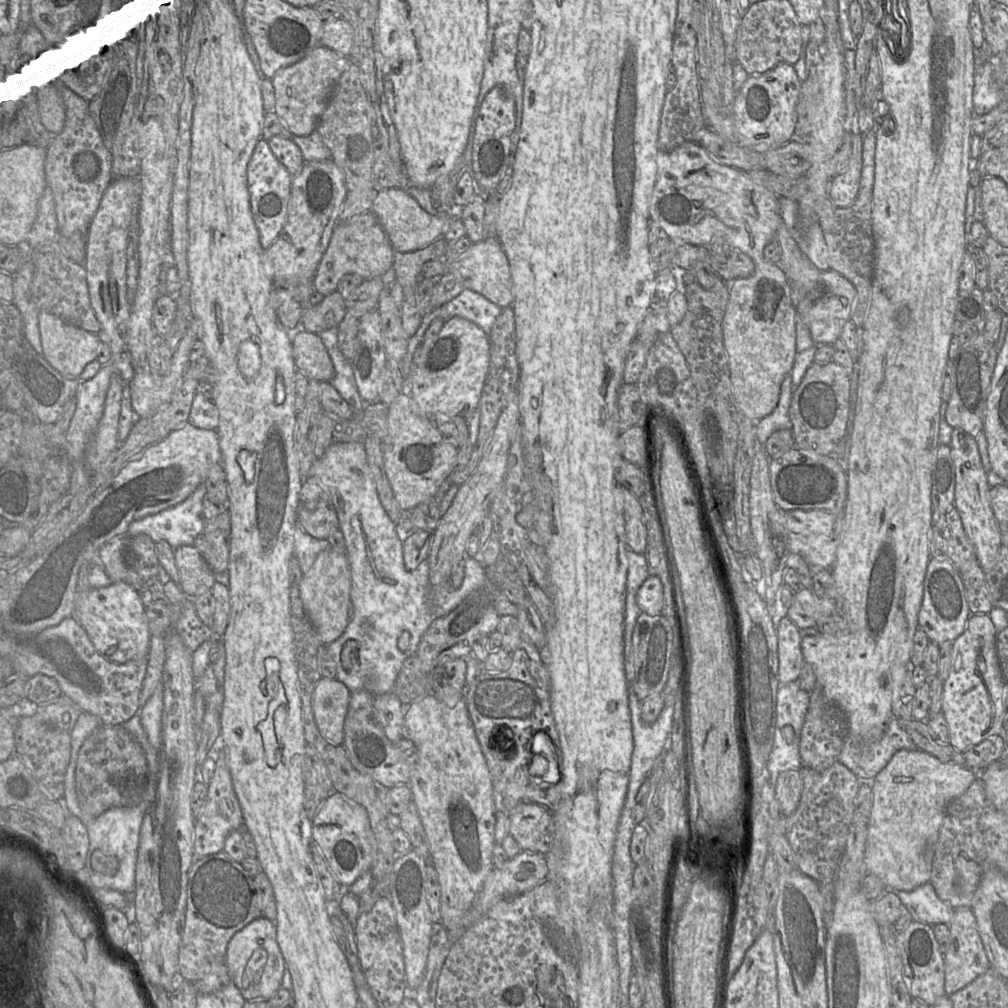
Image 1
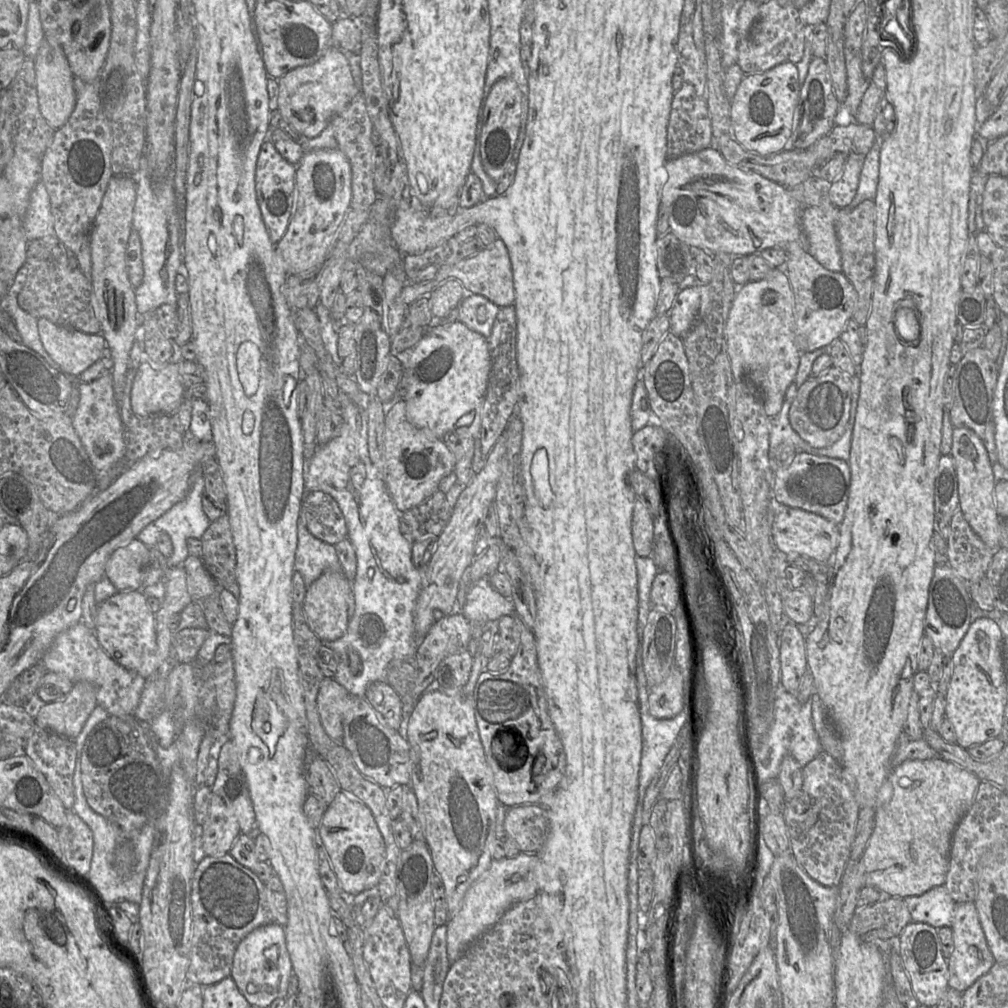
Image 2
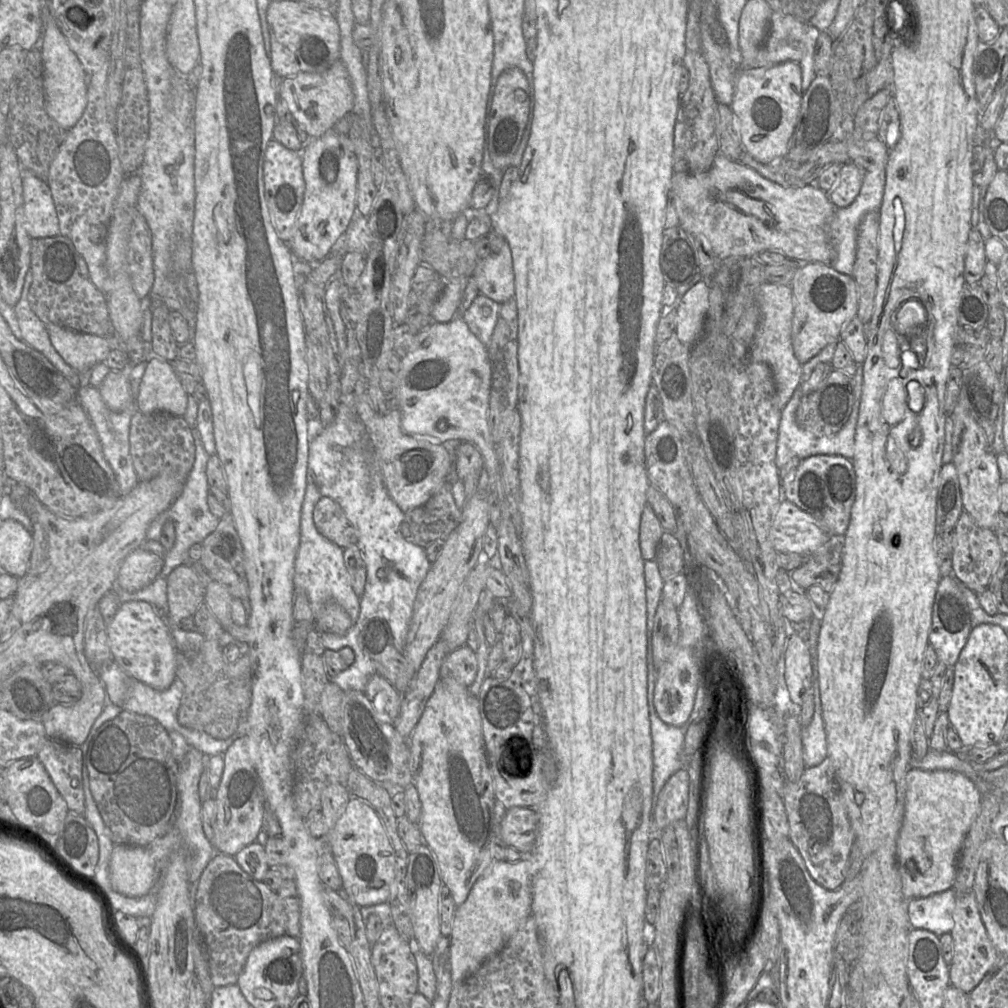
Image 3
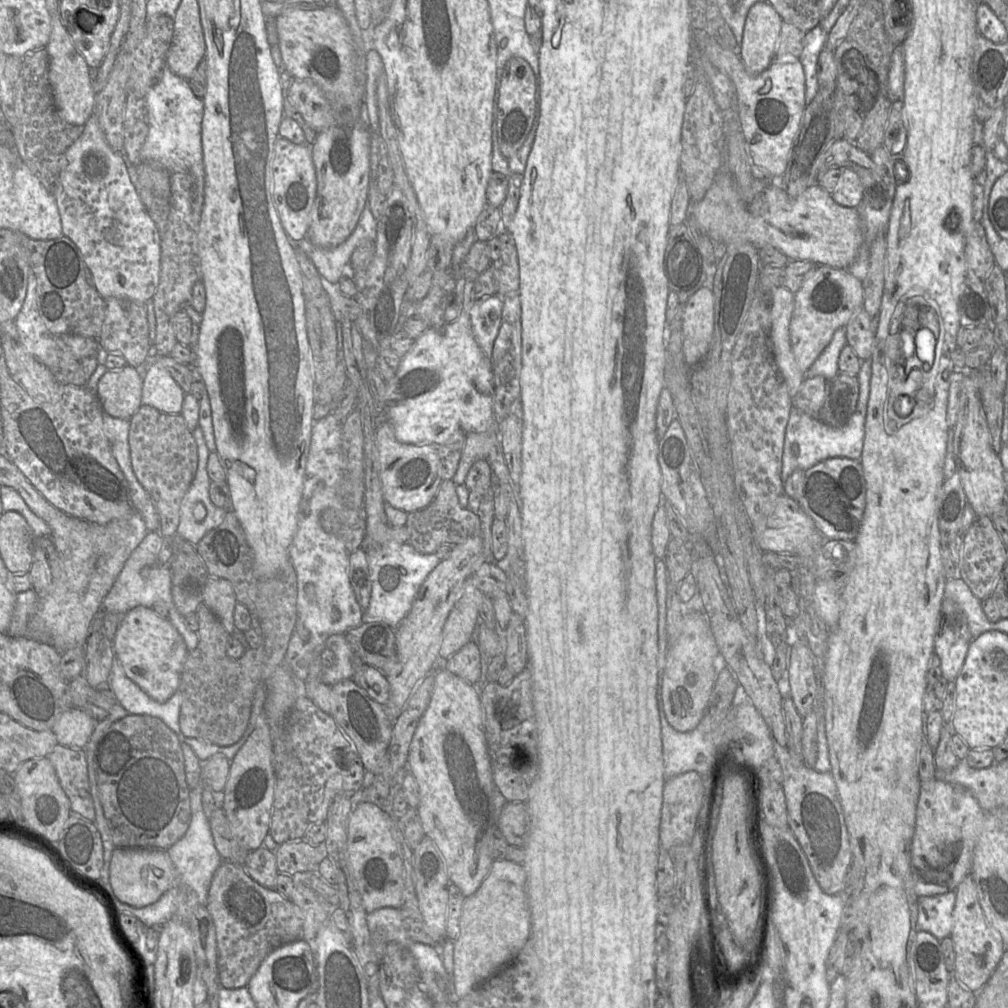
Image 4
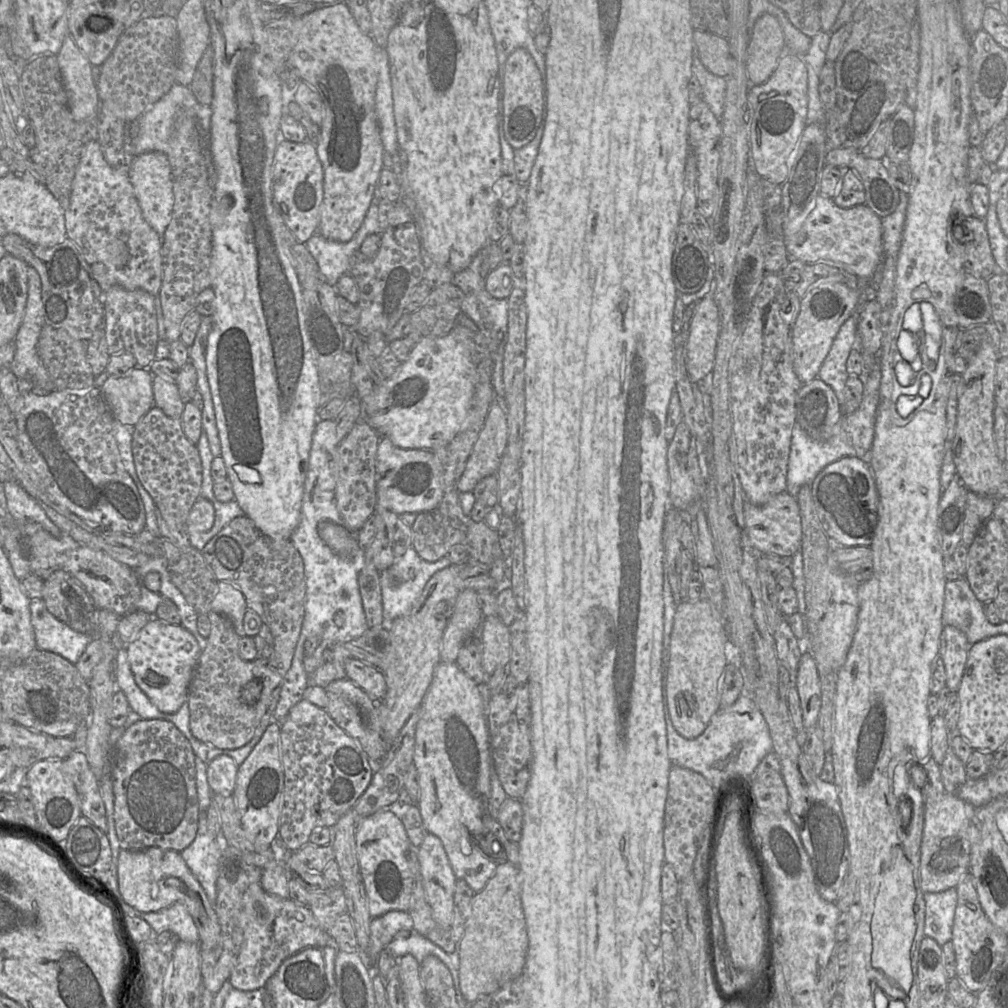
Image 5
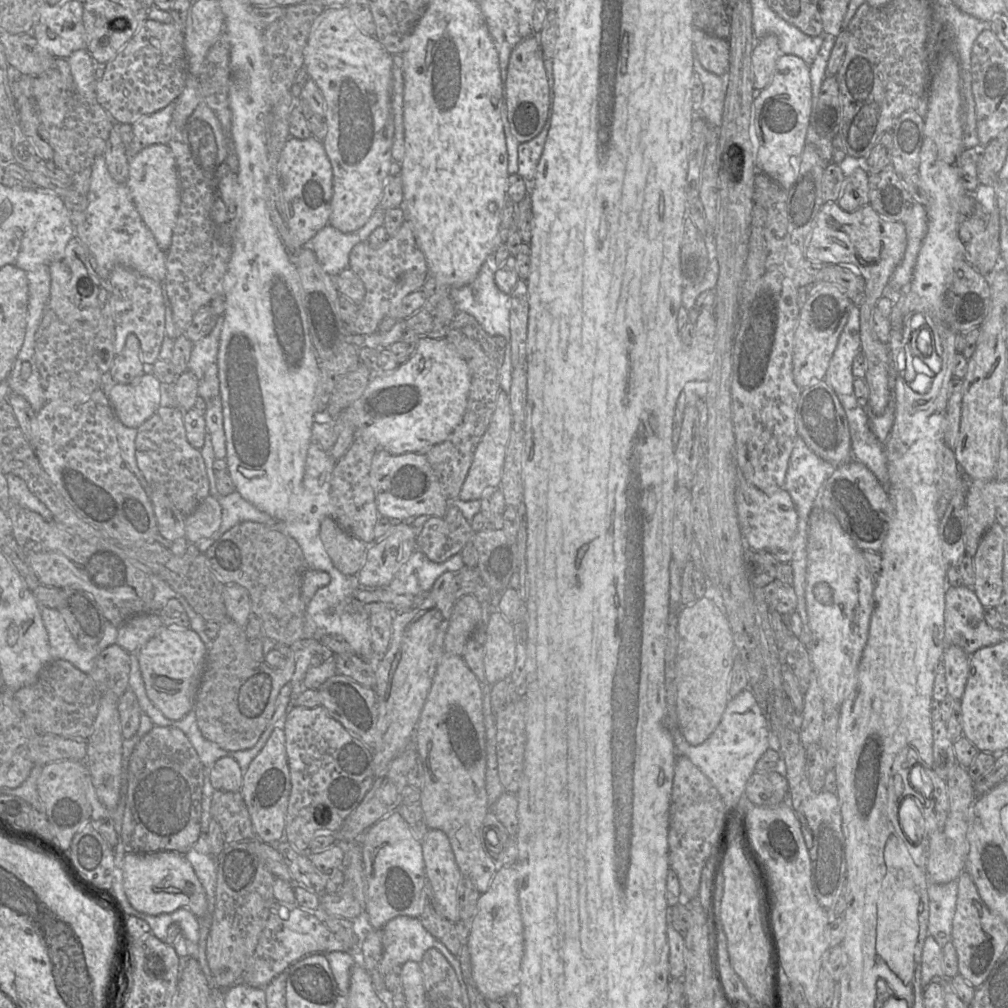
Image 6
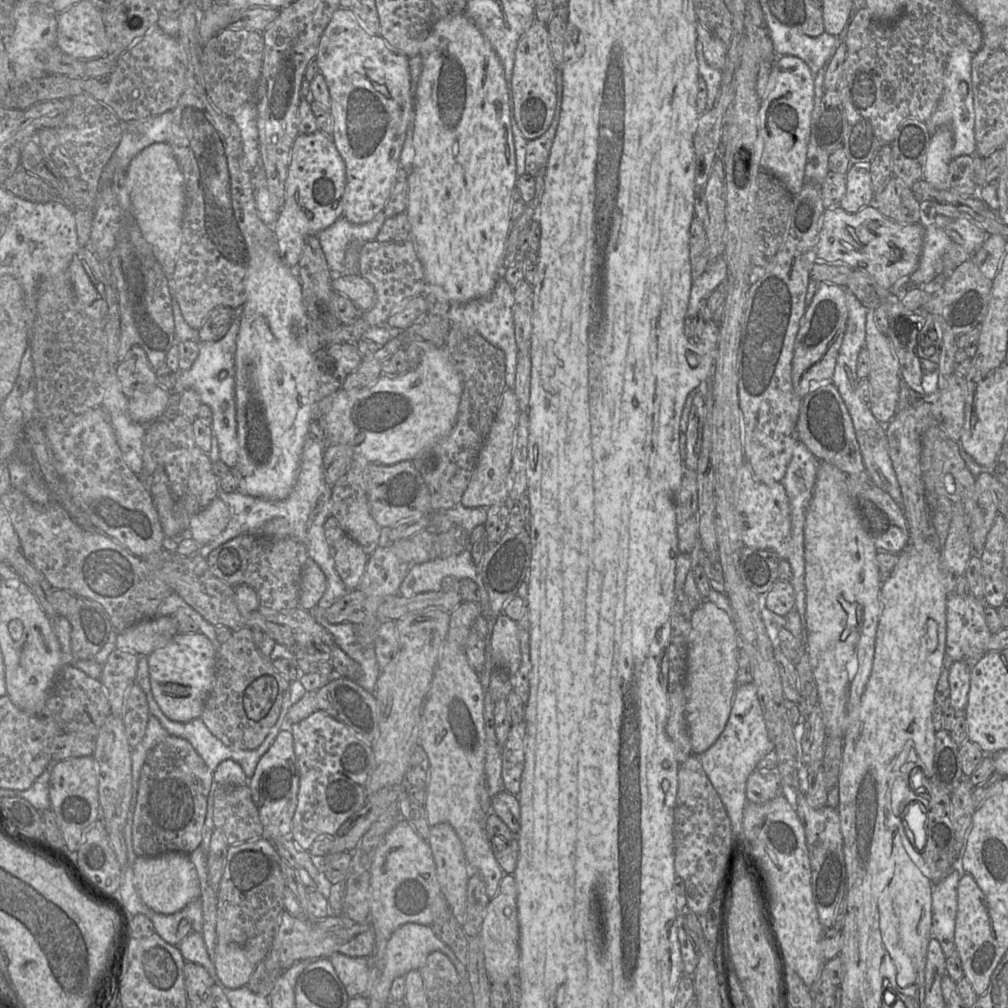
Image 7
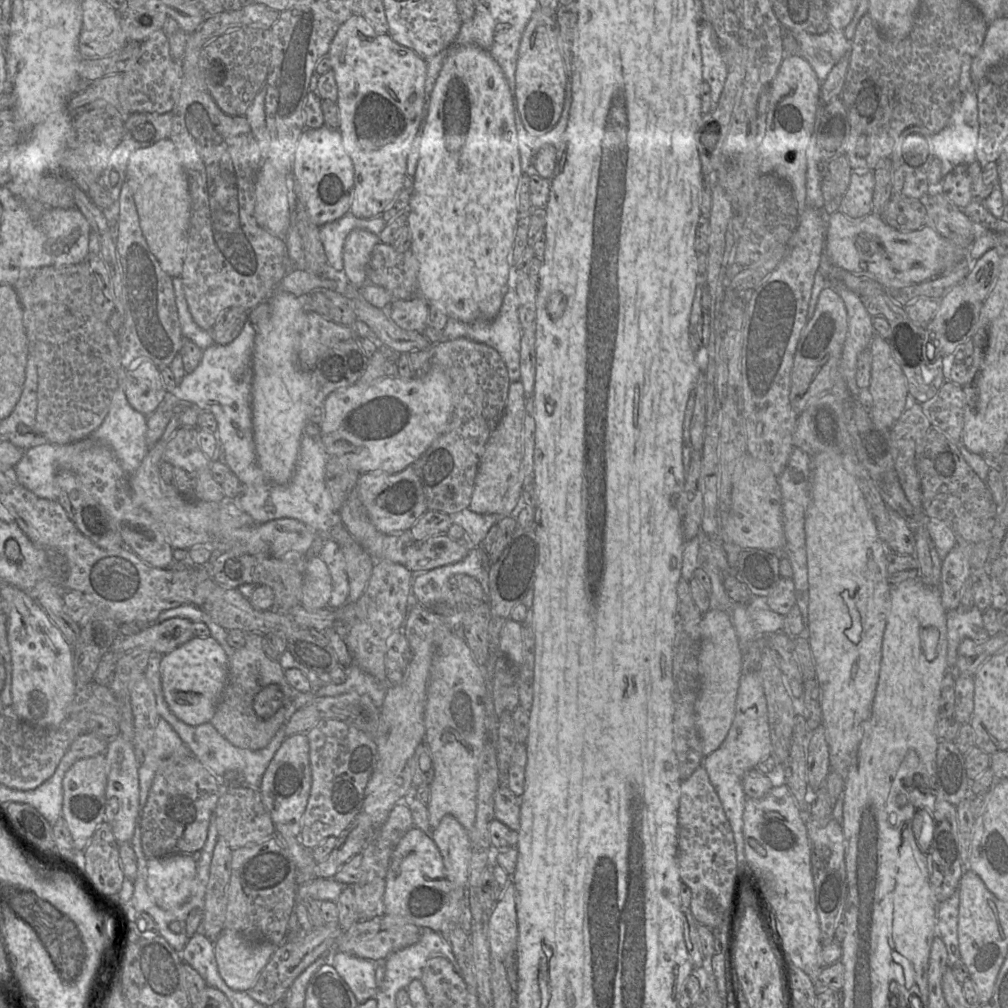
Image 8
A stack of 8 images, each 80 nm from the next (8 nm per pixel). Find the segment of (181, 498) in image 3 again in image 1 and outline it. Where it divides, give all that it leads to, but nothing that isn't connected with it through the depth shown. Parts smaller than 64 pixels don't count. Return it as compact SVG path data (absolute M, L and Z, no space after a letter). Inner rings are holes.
M202 483L180 504L132 522L126 535L134 537L145 534L154 543L167 541L173 549L193 545L207 523L202 508L205 495L206 487Z

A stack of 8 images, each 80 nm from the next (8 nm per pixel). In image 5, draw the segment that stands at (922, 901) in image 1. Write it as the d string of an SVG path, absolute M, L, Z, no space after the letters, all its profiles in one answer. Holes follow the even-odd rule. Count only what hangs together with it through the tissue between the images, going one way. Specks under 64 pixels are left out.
M956 888L924 893L925 924L923 933L940 946L951 941L957 905Z

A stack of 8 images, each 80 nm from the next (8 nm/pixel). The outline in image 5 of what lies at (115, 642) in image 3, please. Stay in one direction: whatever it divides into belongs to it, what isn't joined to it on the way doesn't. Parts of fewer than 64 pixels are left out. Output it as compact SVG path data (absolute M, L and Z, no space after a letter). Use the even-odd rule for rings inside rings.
M154 617L141 629L137 638L124 646L135 682L163 713L173 714L187 701L188 687L201 653L191 632Z

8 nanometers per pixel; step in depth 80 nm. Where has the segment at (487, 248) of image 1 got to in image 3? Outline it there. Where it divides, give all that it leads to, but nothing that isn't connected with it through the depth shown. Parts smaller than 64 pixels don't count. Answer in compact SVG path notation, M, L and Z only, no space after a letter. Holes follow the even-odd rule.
M508 243L498 253L480 259L471 278L476 282L479 294L499 304L515 296L515 274Z

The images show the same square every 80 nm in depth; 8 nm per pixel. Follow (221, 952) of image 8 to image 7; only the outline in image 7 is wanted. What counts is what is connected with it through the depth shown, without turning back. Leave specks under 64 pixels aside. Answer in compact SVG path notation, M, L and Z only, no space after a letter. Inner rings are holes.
M229 944L225 954L215 953L216 976L229 989L246 986L256 966L249 963L244 951L235 944Z

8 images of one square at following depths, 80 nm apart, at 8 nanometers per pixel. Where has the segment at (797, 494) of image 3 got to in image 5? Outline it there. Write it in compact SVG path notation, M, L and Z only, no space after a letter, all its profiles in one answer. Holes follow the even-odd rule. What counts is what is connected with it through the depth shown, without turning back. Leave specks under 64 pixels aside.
M843 457L830 463L817 474L809 488L814 511L833 544L871 546L878 524L879 494L867 459Z

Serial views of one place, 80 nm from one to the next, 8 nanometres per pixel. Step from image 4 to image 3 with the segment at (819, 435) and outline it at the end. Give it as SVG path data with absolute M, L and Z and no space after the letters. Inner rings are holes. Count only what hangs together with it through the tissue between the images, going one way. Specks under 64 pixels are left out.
M860 364L857 366L857 371L853 376L853 393L855 400L851 415L847 423L844 425L844 427L841 428L839 432L837 432L834 435L827 436L815 436L811 432L808 432L799 427L795 419L795 412L804 394L800 391L799 386L795 389L791 399L781 410L781 418L778 428L777 448L775 456L775 463L779 469L780 479L785 477L787 473L794 471L803 459L813 455L839 455L845 457L846 459L853 458L856 425L859 416L862 387L863 366L862 364Z

